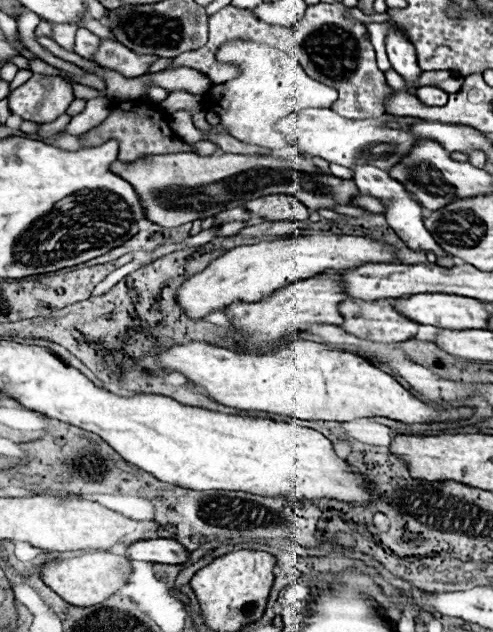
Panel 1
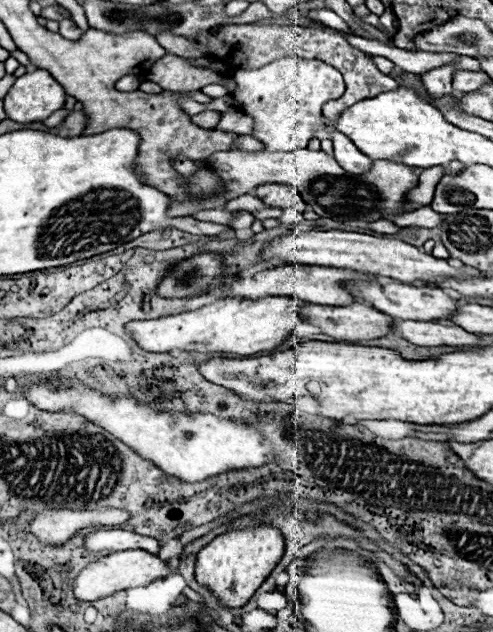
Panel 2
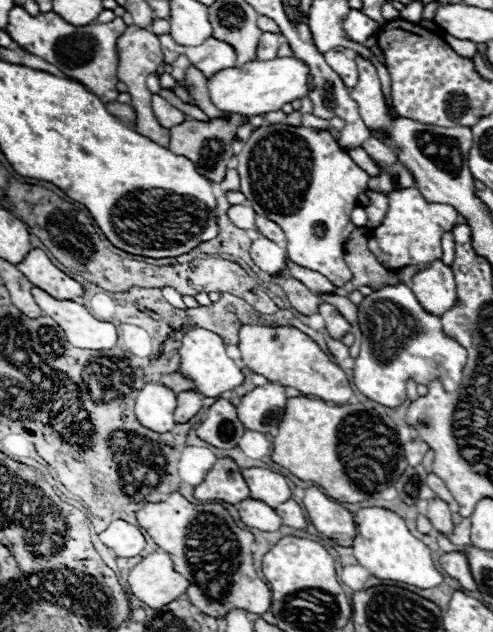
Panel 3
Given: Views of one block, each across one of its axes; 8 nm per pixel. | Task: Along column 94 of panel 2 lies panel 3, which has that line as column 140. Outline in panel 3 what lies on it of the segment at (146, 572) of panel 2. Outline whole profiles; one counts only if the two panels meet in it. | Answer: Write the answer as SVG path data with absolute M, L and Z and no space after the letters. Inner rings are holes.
M156 550L138 562L128 578L132 594L152 608L162 608L164 604L176 600L186 592L190 582L174 572L168 552Z

